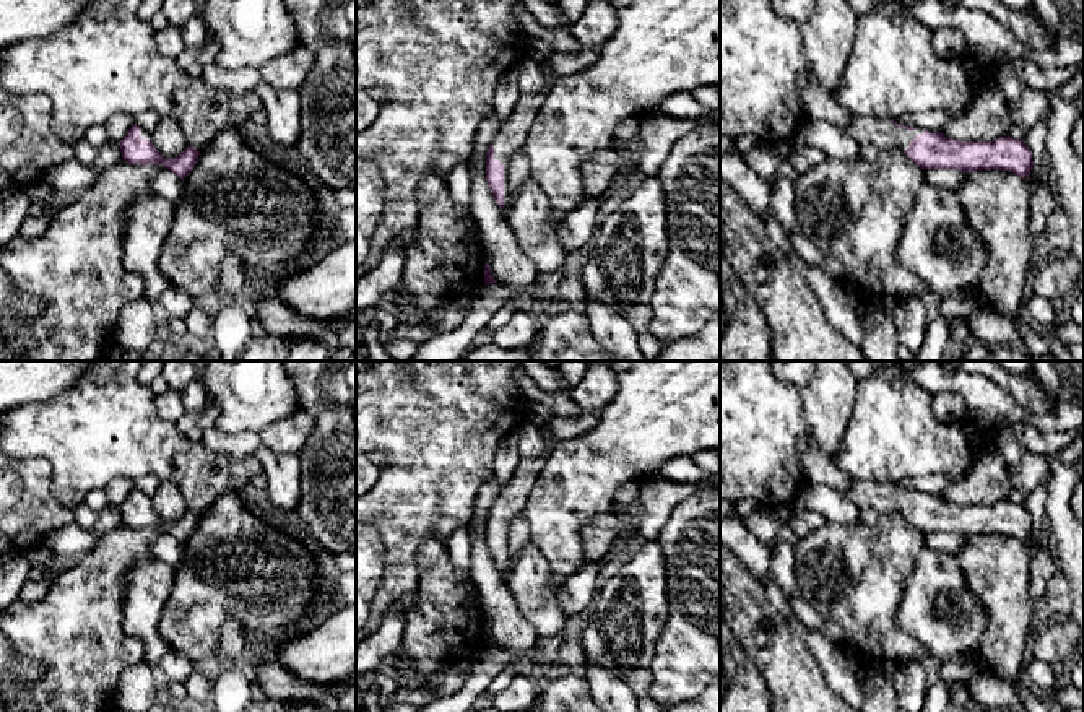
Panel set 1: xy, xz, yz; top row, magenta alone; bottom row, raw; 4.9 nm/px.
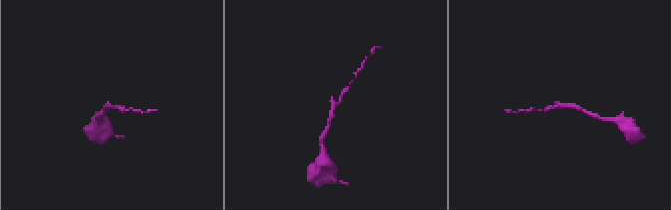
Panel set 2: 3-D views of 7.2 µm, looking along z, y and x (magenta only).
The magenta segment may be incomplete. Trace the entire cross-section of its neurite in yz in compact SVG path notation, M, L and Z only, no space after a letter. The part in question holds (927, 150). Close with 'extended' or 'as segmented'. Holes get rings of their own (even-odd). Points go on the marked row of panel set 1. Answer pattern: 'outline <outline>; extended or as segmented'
outline M852 117L843 128L860 145L897 146L921 169L1011 171L1030 176L1032 151L1024 140L1004 135L993 141L960 141L944 133L899 125L894 119Z; extended

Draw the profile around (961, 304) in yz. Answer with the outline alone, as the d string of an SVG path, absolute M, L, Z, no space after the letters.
M959 289L943 297L939 302L938 317L969 319L982 309L988 309L985 301L978 299L969 289Z

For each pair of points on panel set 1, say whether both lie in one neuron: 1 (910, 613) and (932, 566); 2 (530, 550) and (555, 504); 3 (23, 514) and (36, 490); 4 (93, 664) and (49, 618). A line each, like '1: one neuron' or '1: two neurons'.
1: one neuron
2: two neurons
3: one neuron
4: one neuron

